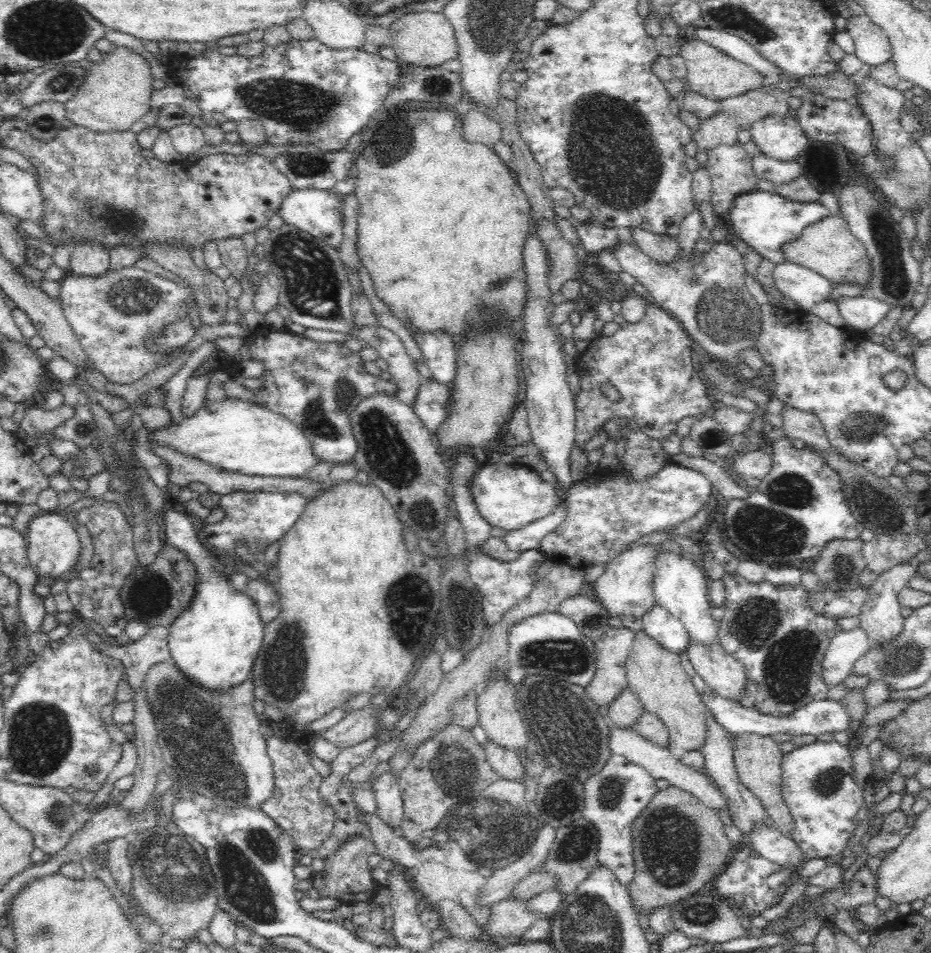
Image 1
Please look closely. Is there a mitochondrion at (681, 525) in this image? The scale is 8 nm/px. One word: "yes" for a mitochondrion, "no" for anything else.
no

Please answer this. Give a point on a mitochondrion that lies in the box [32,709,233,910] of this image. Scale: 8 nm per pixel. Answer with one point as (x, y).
(57, 813)

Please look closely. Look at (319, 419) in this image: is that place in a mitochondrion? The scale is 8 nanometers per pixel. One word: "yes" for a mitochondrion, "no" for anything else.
yes

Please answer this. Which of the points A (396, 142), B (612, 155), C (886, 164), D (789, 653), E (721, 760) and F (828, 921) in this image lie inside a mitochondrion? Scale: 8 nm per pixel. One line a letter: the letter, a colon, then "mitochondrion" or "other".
A: mitochondrion
B: mitochondrion
C: mitochondrion
D: mitochondrion
E: other
F: other

